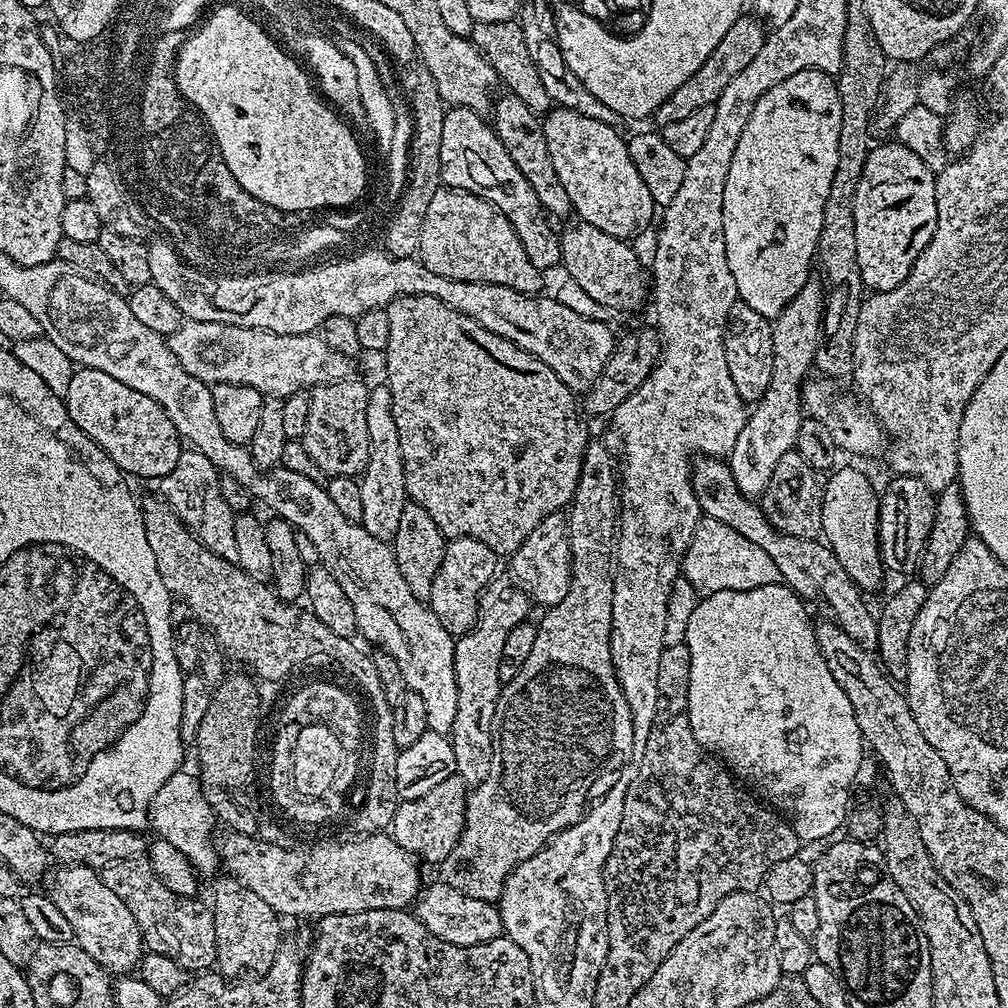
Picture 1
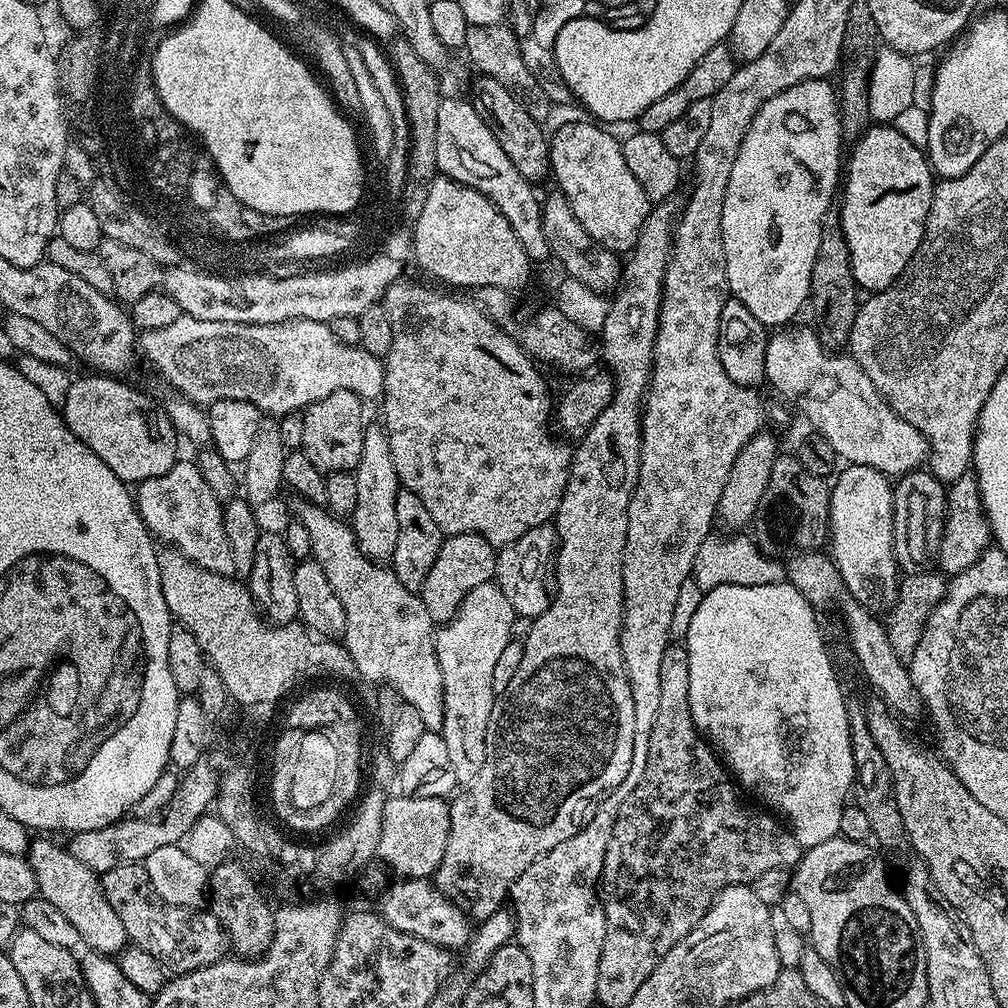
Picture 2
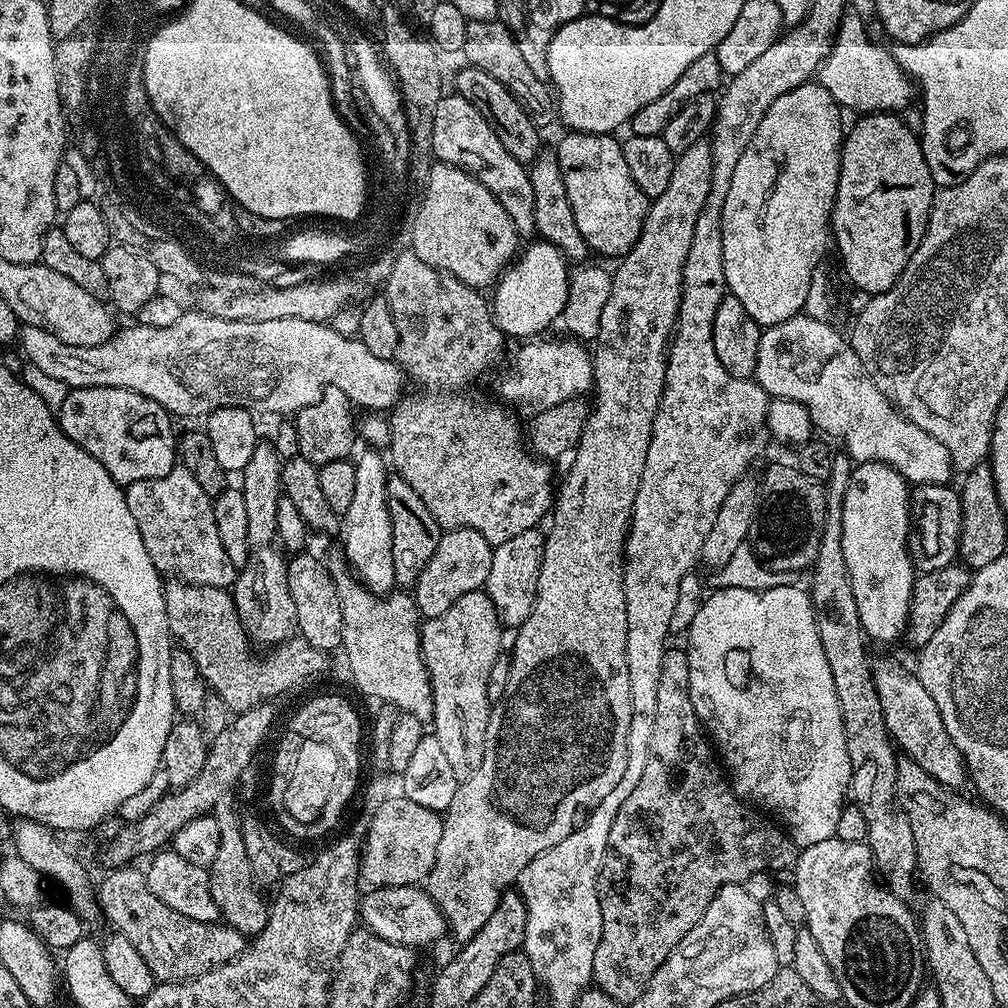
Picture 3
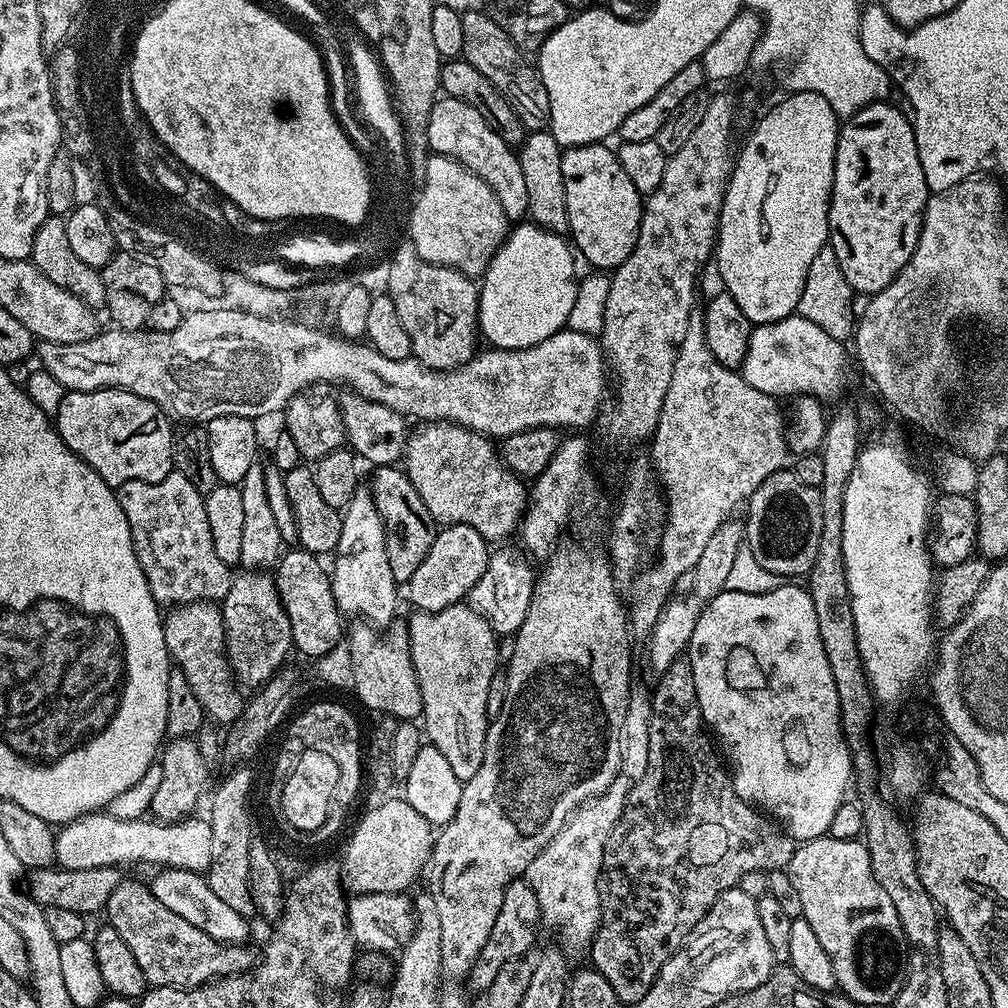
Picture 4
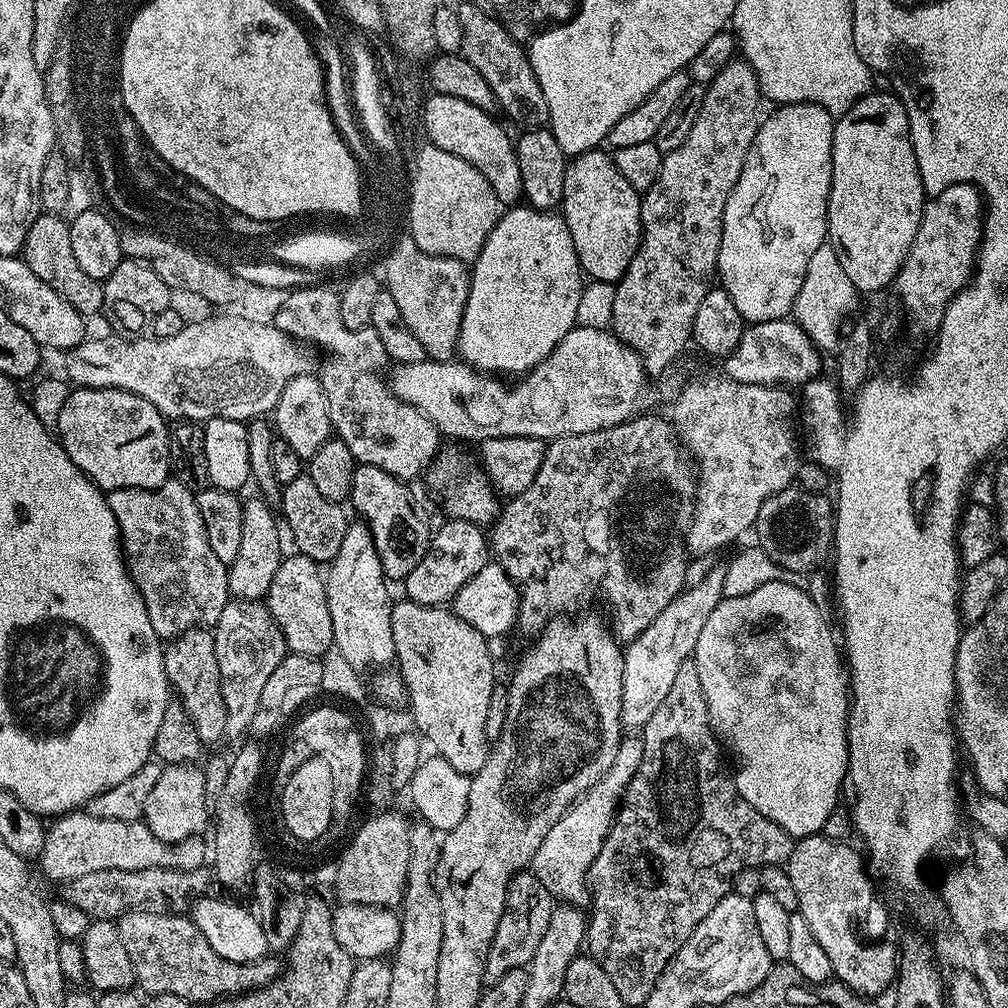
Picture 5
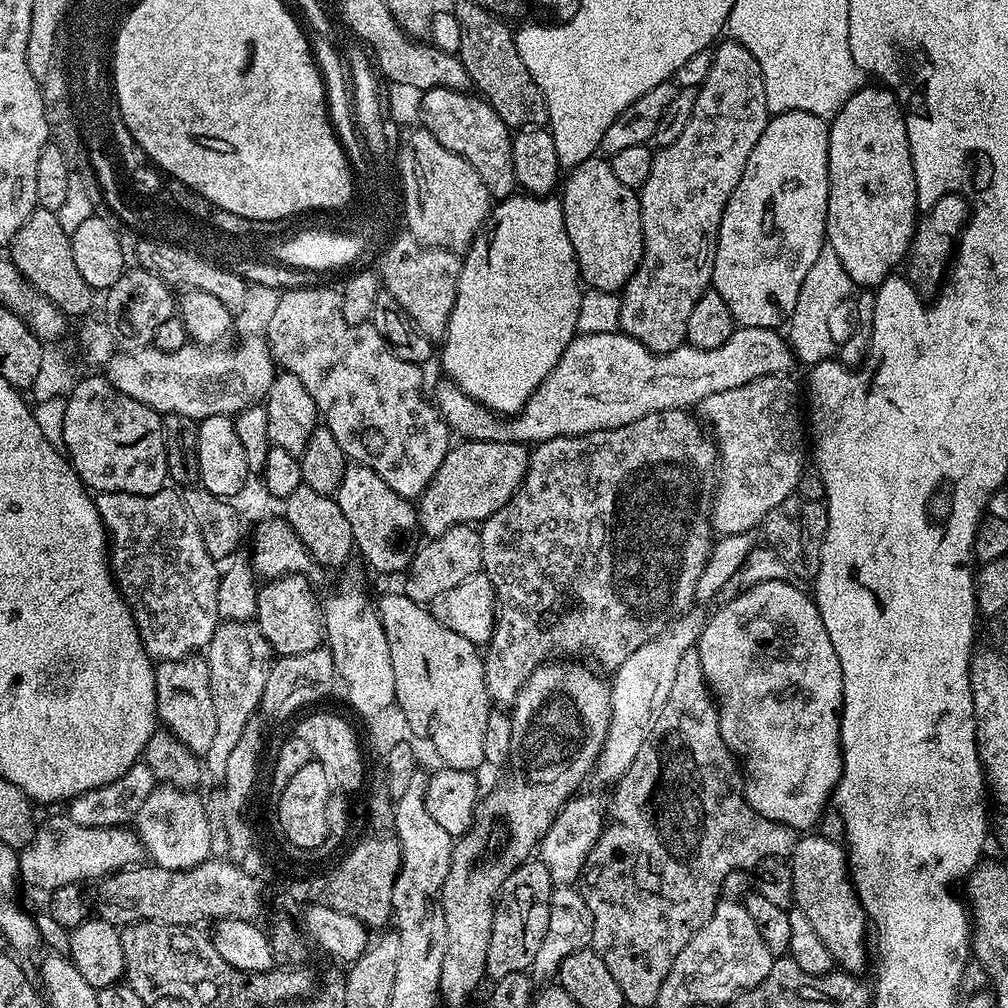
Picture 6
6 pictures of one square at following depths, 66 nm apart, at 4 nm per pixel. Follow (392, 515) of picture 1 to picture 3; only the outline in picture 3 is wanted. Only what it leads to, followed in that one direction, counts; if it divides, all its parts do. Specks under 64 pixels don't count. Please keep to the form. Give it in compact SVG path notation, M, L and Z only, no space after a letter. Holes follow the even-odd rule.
M364 450L360 460L355 461L354 499L350 510L342 517L342 555L357 580L377 594L387 594L397 587L394 578L394 534L390 530L390 510L386 502L386 486L390 475L389 465L379 451Z

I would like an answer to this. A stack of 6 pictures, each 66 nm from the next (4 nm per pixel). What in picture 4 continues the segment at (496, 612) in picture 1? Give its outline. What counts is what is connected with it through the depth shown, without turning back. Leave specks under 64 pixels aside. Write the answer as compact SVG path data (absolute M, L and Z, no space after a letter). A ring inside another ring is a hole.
M464 602L450 606L446 610L438 610L437 612L413 611L411 615L412 617L406 620L408 649L414 666L414 674L418 678L418 690L422 694L422 706L424 707L422 732L426 737L427 743L434 745L438 750L442 750L442 754L446 757L446 762L450 762L450 767L454 769L454 774L458 774L458 778L463 782L474 778L474 774L478 774L478 766L482 766L482 754L486 750L486 734L490 723L486 710L486 694L489 693L490 680L498 671L498 665L496 665L496 643L498 643L498 637L492 631L492 627L486 622L486 618L482 618L471 606Z

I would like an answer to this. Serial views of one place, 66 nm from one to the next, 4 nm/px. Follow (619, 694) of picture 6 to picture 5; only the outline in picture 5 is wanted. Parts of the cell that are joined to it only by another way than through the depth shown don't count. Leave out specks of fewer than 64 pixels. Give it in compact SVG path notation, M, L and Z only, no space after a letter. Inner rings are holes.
M709 567L701 581L676 596L658 618L638 638L634 638L623 649L624 669L622 670L622 714L620 723L625 729L643 729L649 718L666 698L678 666L690 659L696 649L698 634L702 634L702 626L706 626L706 618L714 614L714 606L718 606L724 596L722 582L724 581L723 567Z

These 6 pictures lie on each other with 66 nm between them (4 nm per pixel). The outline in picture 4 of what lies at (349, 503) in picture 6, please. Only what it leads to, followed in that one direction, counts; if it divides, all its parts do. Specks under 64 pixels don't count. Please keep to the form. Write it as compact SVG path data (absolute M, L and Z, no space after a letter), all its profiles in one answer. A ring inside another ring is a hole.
M382 464L375 469L370 483L372 501L378 506L386 538L386 558L390 558L390 570L394 573L397 585L407 585L409 578L418 570L422 558L426 558L438 531L436 519L426 510L426 502L418 498L418 490L410 482L403 467Z

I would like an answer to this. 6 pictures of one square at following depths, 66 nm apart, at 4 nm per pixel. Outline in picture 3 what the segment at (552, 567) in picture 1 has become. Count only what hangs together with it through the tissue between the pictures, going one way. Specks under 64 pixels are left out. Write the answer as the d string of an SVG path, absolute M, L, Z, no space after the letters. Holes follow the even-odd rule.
M534 527L522 534L514 534L510 542L502 542L493 547L490 574L486 578L483 591L494 602L496 612L505 625L524 624L536 604L536 579L544 557L544 537L545 533L539 527Z

